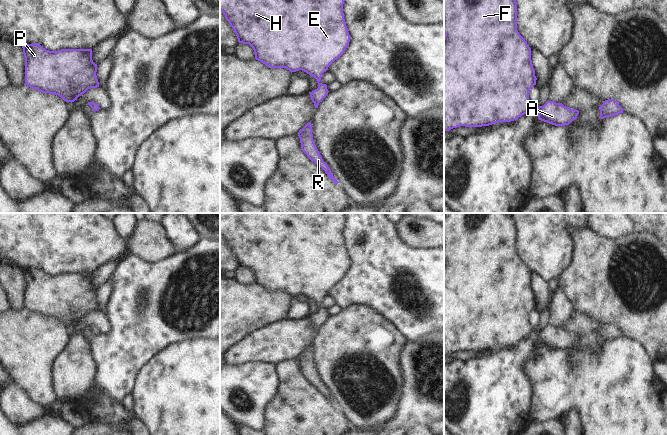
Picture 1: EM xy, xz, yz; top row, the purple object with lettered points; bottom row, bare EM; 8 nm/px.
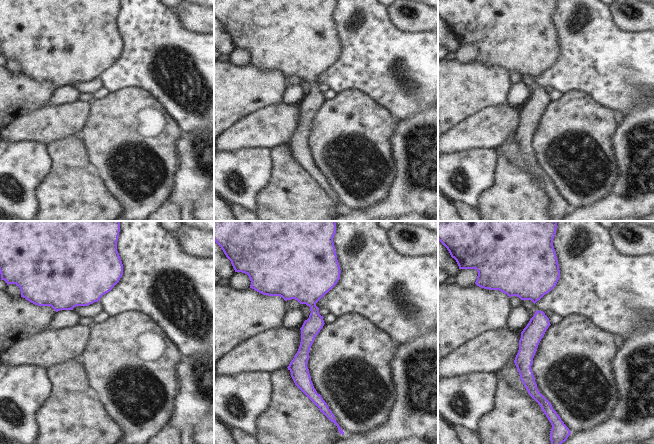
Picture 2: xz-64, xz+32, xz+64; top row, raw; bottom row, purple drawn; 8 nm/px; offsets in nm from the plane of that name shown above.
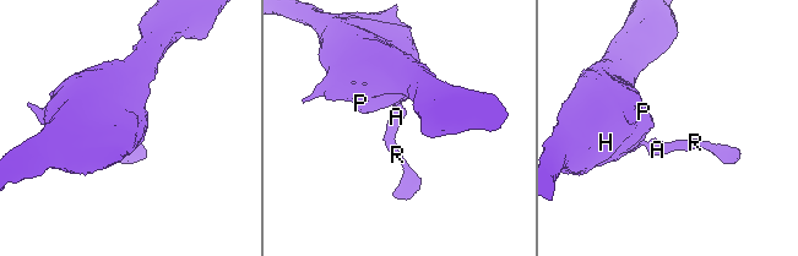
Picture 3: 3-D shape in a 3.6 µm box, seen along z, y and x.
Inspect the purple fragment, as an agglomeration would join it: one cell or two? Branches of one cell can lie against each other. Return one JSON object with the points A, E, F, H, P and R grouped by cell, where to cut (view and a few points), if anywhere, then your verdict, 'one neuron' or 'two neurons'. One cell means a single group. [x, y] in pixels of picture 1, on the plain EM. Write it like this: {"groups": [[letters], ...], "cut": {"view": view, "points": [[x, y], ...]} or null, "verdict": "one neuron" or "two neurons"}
{"groups": [["A", "E", "F", "H", "P", "R"]], "cut": null, "verdict": "one neuron"}

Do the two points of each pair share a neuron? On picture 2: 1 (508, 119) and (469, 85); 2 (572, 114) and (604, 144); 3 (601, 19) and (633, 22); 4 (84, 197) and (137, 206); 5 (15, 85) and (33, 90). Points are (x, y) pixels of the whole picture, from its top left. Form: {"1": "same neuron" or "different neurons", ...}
{"1": "different neurons", "2": "same neuron", "3": "different neurons", "4": "different neurons", "5": "same neuron"}

